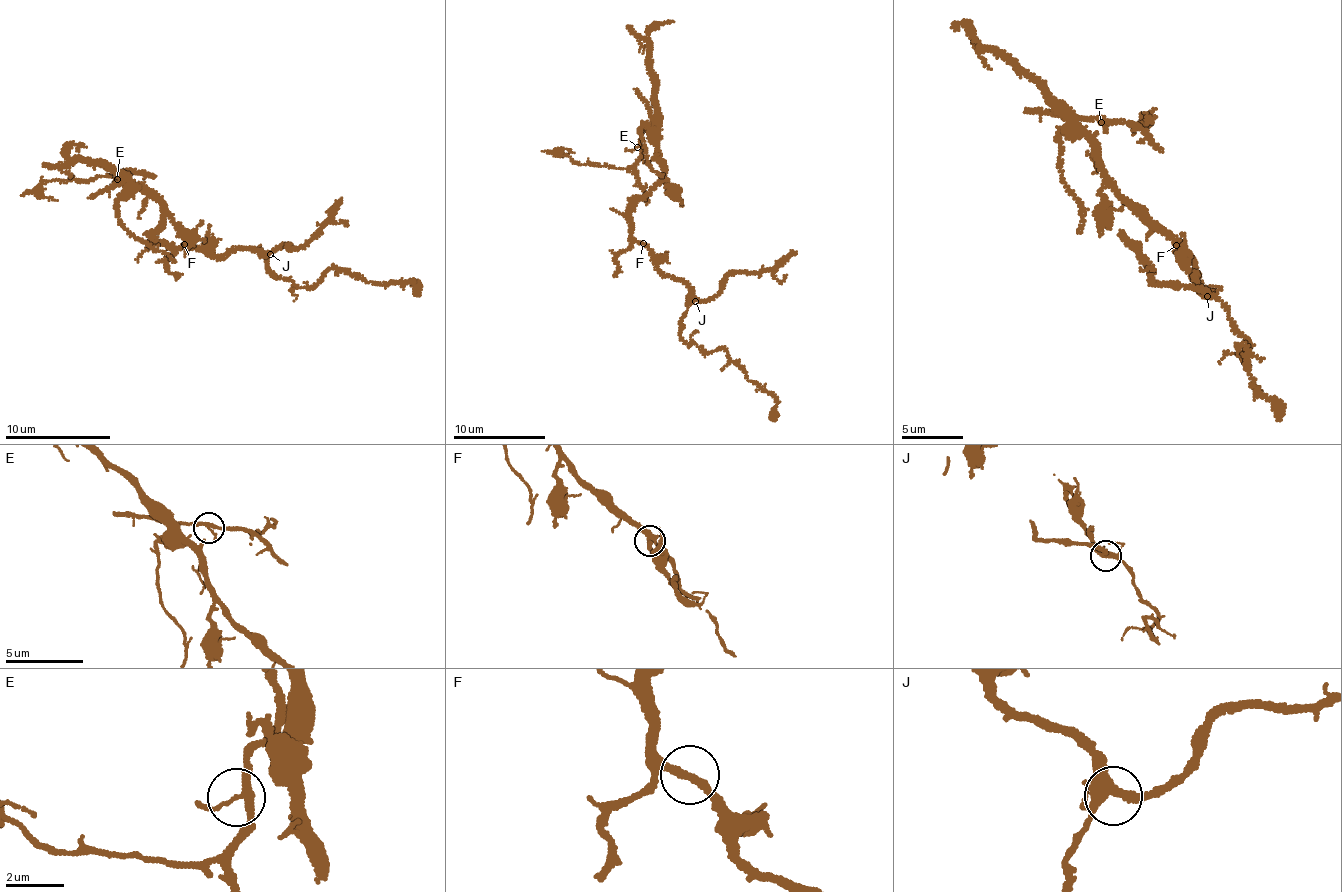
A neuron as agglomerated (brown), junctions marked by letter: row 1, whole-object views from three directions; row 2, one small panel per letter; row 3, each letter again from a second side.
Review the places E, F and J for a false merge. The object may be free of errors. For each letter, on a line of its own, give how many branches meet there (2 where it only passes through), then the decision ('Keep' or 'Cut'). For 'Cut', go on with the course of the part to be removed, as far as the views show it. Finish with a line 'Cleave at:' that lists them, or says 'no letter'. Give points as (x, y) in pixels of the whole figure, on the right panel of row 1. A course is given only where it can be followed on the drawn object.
E: Branches: 3. Cut. Course of the part to remove: (1100, 121), (1084, 117), (1059, 136), (1059, 163), (1084, 216), (1080, 233)
F: Branches: 2. Keep
J: Branches: 4. Keep
Cleave at: E

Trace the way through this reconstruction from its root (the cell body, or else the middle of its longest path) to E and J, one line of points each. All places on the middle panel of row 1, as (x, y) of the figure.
E: (642, 242), (635, 241), (632, 235), (631, 215), (634, 205), (657, 185), (663, 167), (645, 131), (638, 147)
J: (642, 242), (662, 272), (681, 279), (695, 301)

